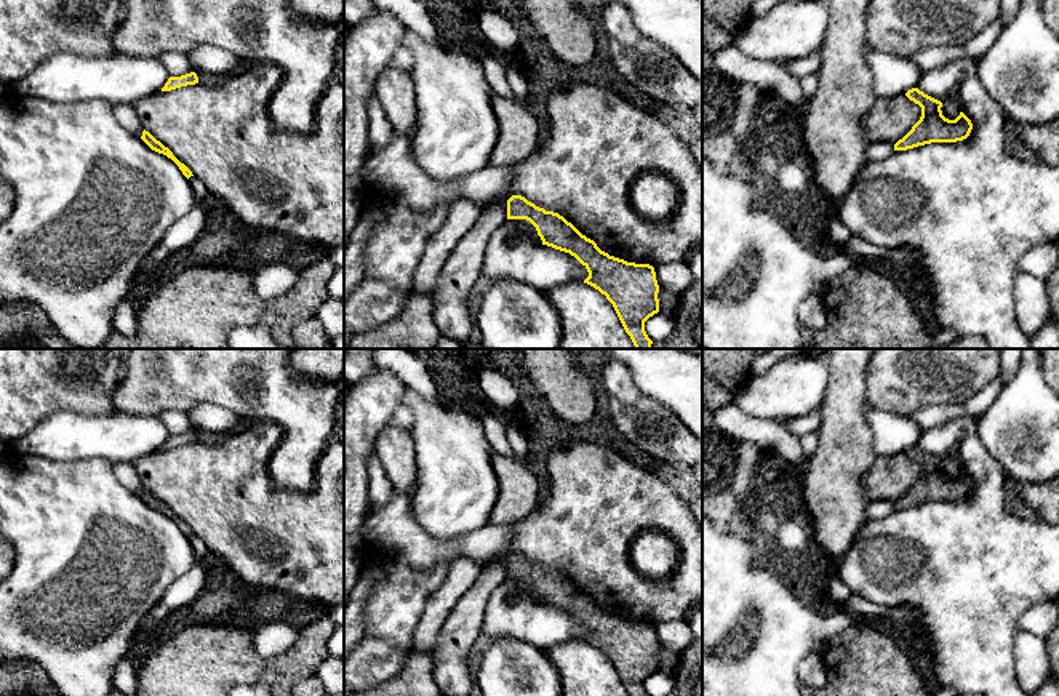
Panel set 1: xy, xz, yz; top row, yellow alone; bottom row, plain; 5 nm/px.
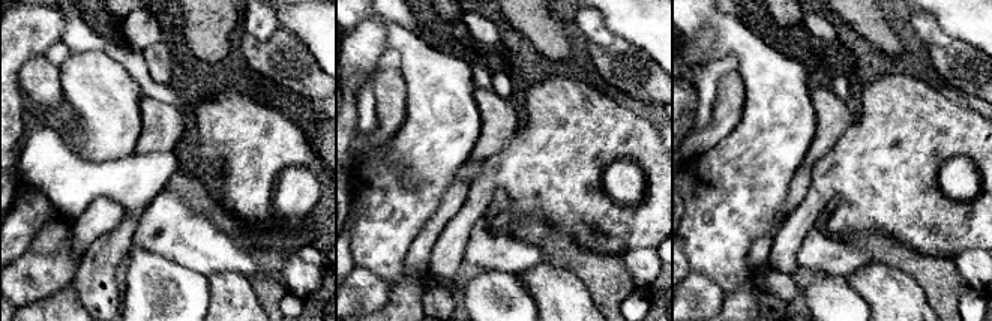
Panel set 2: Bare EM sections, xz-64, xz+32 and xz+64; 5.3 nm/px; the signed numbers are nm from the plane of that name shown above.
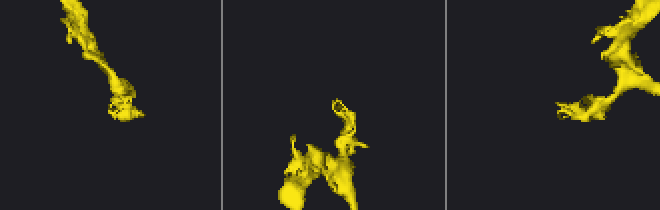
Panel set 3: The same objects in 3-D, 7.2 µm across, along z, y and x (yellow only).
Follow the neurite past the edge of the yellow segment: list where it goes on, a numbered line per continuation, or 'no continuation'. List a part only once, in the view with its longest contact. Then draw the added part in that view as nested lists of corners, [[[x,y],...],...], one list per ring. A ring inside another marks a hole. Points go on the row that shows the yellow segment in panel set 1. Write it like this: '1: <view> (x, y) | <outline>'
no continuation

